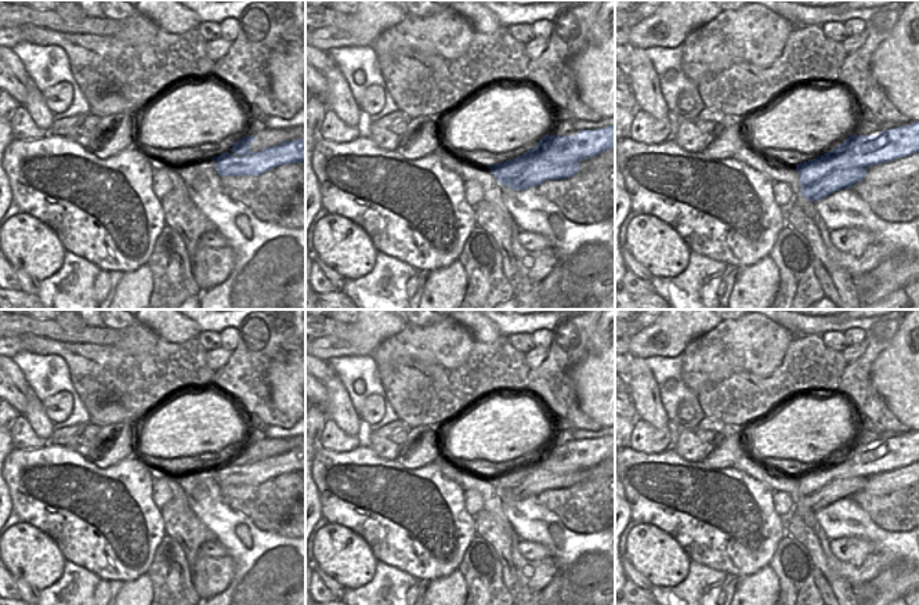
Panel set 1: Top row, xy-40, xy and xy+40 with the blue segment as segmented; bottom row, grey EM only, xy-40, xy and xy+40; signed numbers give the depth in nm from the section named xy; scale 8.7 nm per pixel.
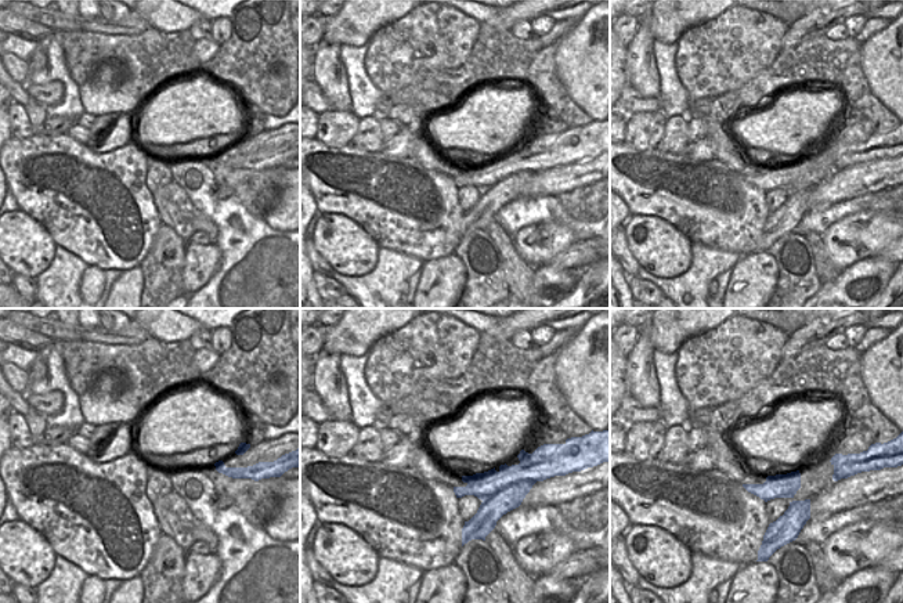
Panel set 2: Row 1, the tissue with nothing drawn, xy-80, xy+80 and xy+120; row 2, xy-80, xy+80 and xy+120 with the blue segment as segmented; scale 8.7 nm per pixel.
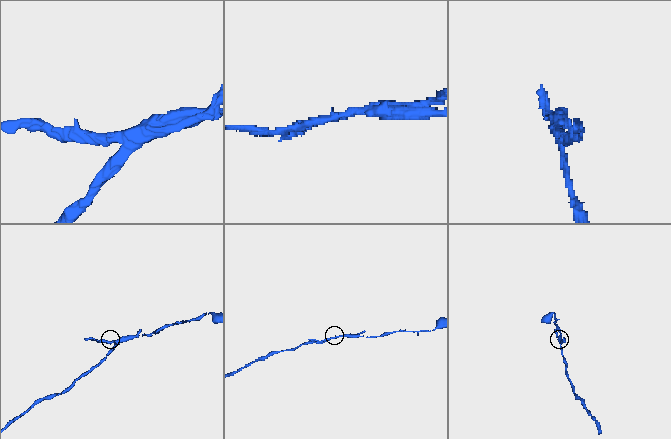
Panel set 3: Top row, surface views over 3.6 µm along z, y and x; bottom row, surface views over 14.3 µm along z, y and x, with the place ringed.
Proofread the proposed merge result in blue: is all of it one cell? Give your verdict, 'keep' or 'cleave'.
cleave

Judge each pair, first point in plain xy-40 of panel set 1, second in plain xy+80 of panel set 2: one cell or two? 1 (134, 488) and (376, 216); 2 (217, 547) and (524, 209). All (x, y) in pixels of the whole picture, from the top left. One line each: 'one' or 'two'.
1: one
2: two

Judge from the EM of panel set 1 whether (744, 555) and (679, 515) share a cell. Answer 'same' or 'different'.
same

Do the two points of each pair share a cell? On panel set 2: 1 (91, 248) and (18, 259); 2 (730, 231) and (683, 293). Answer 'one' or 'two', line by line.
1: two
2: two

